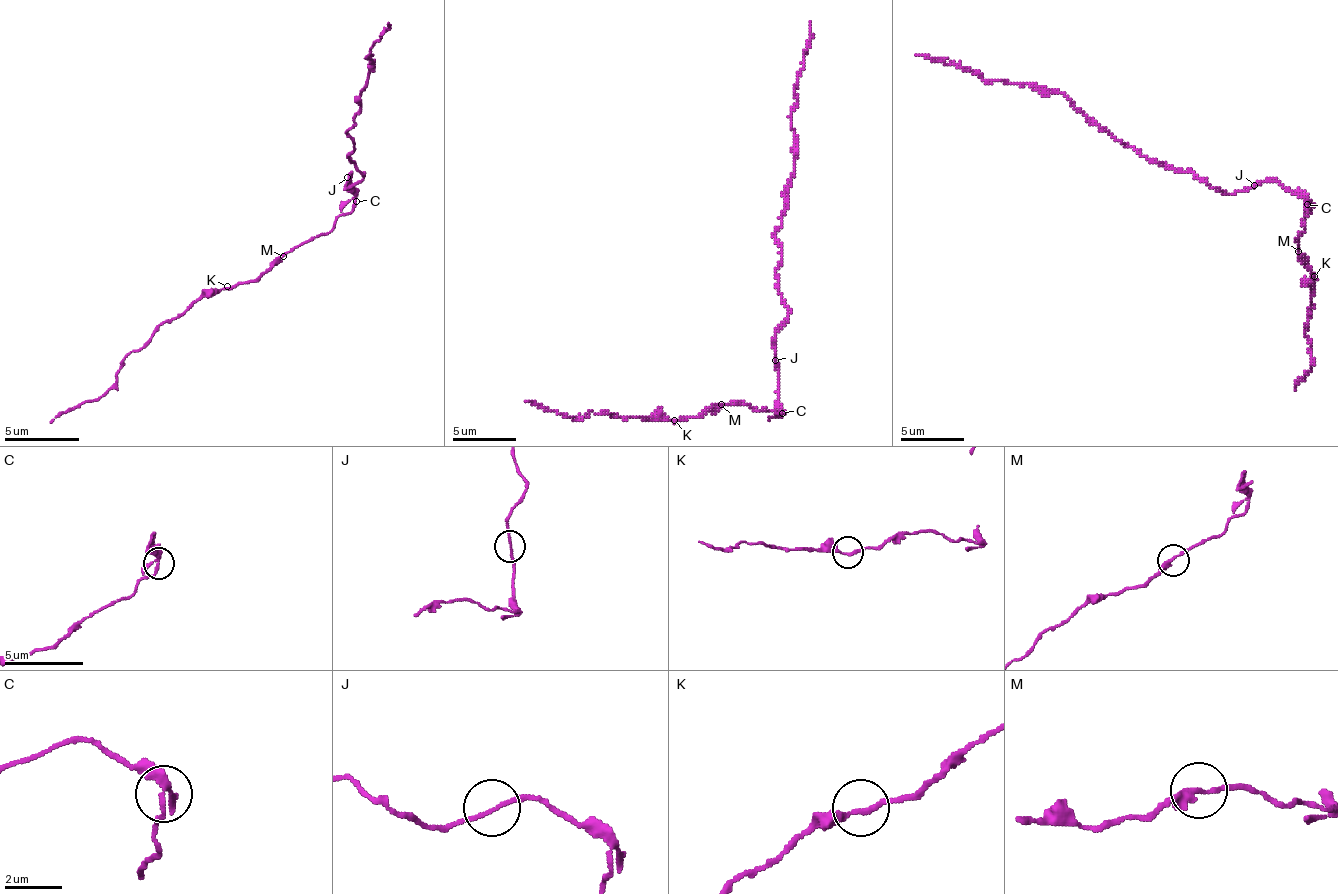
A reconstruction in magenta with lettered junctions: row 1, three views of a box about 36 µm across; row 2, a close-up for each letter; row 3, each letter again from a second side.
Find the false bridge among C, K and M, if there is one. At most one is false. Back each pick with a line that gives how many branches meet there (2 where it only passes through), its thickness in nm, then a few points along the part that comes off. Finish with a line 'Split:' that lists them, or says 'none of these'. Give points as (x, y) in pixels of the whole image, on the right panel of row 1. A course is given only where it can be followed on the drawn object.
C: 3 branches meet; 220 nm thick; foreign part runs (1308, 204), (1276, 181), (1222, 194), (1191, 172), (1166, 169), (1124, 147), (1061, 93), (982, 80), (916, 55)
Split: C

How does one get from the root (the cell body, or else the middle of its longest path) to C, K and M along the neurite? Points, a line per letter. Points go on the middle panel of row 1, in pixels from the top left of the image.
C: (775, 360), (782, 414)
K: (775, 360), (778, 370), (778, 407), (782, 411), (759, 411), (747, 404), (712, 404), (696, 417), (674, 420)
M: (775, 360), (778, 370), (778, 407), (782, 411), (759, 411), (747, 404), (721, 404)

